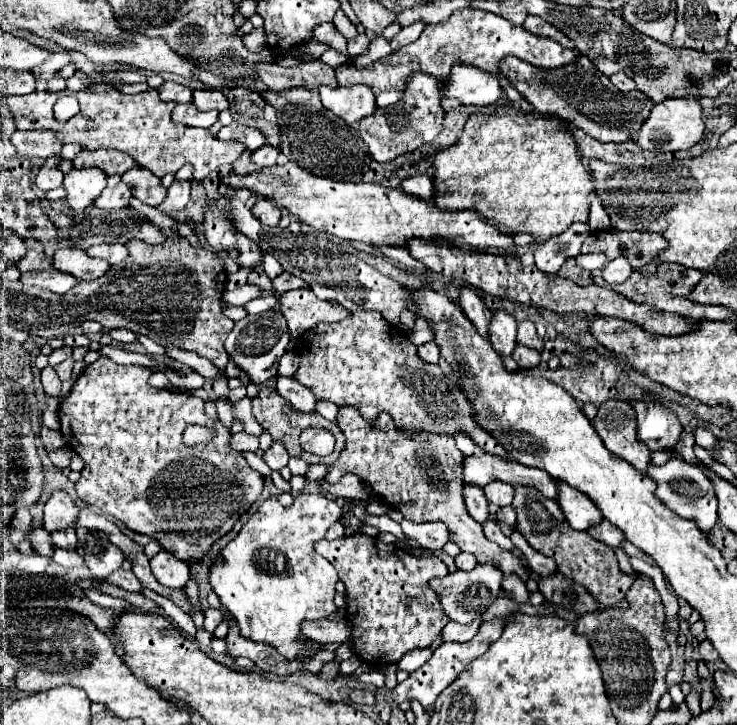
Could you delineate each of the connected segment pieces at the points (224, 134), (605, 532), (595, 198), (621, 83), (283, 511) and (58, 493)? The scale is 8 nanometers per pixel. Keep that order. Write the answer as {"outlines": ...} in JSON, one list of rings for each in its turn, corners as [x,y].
{"outlines":[[[[231,123],[227,127],[221,127],[217,137],[221,141],[231,141],[231,139],[241,141],[249,151],[255,151],[255,149],[259,149],[265,143],[265,135],[257,127],[239,125],[239,123]]],[[[603,519],[599,525],[589,527],[589,529],[587,529],[587,533],[589,533],[593,539],[597,539],[597,541],[601,541],[601,543],[609,545],[609,547],[619,547],[619,545],[621,545],[621,541],[625,539],[625,537],[623,537],[623,533],[621,533],[615,525],[611,525],[607,519]]],[[[595,191],[589,197],[589,225],[593,231],[601,231],[601,229],[611,227],[611,217],[609,217],[607,209],[603,207],[603,203]]],[[[616,73],[616,74],[612,75],[611,83],[613,83],[613,85],[615,86],[616,89],[626,89],[626,90],[624,90],[625,93],[635,89],[635,87],[636,87],[636,84],[633,81],[633,79],[631,79],[624,73]]],[[[297,493],[291,507],[283,507],[277,497],[269,497],[257,507],[257,511],[249,517],[237,537],[219,551],[219,555],[209,565],[209,583],[221,599],[221,605],[227,607],[235,617],[245,637],[277,647],[277,651],[287,659],[295,659],[297,655],[307,657],[309,651],[321,647],[315,641],[297,641],[301,633],[299,623],[303,619],[323,619],[329,613],[337,611],[333,603],[335,583],[339,581],[337,571],[327,559],[315,553],[313,543],[325,537],[325,531],[341,517],[341,513],[343,509],[337,505],[337,501],[321,493]]],[[[55,489],[45,503],[43,527],[51,533],[55,529],[75,527],[75,519],[77,519],[75,503],[71,501],[71,497],[67,495],[65,489]]]]}

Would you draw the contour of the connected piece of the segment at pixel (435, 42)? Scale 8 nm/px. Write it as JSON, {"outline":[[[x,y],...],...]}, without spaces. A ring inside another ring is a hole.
{"outline":[[[459,9],[447,21],[427,25],[419,39],[409,43],[405,49],[399,49],[397,53],[391,53],[389,57],[373,65],[367,65],[364,69],[343,64],[336,68],[335,72],[338,84],[347,87],[358,83],[359,74],[363,74],[363,84],[373,89],[377,97],[377,107],[387,107],[401,99],[401,93],[405,89],[405,79],[411,71],[425,71],[435,75],[437,79],[445,79],[453,63],[469,63],[495,75],[495,65],[505,55],[515,55],[523,61],[529,61],[531,65],[553,69],[555,65],[565,65],[569,61],[575,61],[577,51],[565,49],[551,37],[533,35],[525,27],[513,25],[511,21],[497,17],[493,13],[485,13],[477,9]],[[381,63],[389,63],[389,65],[381,65]]]}

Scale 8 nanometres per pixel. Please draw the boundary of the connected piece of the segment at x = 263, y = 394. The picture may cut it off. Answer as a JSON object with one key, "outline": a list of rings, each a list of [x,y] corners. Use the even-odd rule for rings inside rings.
{"outline":[[[261,387],[259,393],[253,397],[253,415],[255,415],[257,423],[259,423],[265,431],[269,431],[269,433],[273,435],[275,441],[281,441],[281,443],[287,447],[287,451],[289,451],[291,457],[303,457],[307,463],[333,463],[333,461],[337,459],[339,451],[341,451],[339,445],[345,445],[345,435],[343,435],[343,431],[337,427],[337,423],[327,421],[325,417],[319,419],[317,413],[301,413],[301,411],[297,411],[293,405],[289,405],[289,401],[285,401],[275,389],[269,389],[269,387]],[[307,427],[325,427],[327,431],[331,431],[331,433],[335,435],[335,439],[337,439],[335,451],[333,451],[331,455],[327,455],[327,457],[317,457],[317,455],[305,453],[305,451],[301,449],[299,435],[301,435]]]}

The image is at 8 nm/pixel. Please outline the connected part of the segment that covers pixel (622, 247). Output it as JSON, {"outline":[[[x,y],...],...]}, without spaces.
{"outline":[[[601,231],[591,233],[589,239],[585,239],[581,253],[589,251],[601,251],[607,255],[607,261],[615,259],[617,255],[623,255],[629,259],[631,267],[639,271],[645,263],[655,261],[663,249],[667,247],[667,241],[659,233],[641,233],[641,231]]]}

